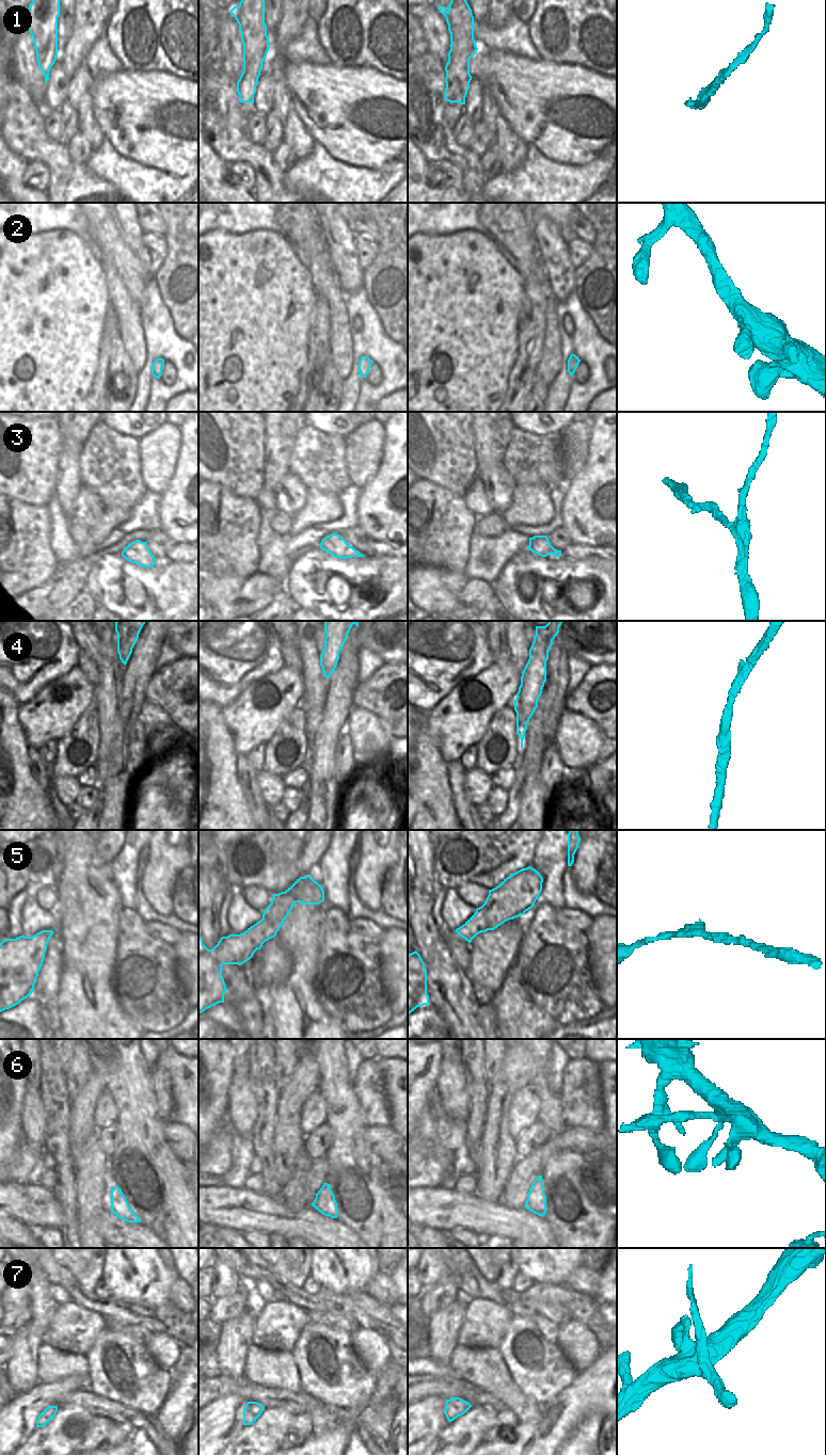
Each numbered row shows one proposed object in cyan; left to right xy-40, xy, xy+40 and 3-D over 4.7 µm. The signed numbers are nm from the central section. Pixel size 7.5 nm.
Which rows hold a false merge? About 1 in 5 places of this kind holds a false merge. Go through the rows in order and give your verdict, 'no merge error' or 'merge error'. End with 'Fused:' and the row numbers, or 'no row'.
1: merge error
2: no merge error
3: no merge error
4: no merge error
5: no merge error
6: no merge error
7: no merge error
Fused: 1

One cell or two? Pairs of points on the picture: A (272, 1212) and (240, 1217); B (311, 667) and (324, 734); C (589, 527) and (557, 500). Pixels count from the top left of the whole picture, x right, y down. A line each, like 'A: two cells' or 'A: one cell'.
A: one cell
B: two cells
C: two cells

